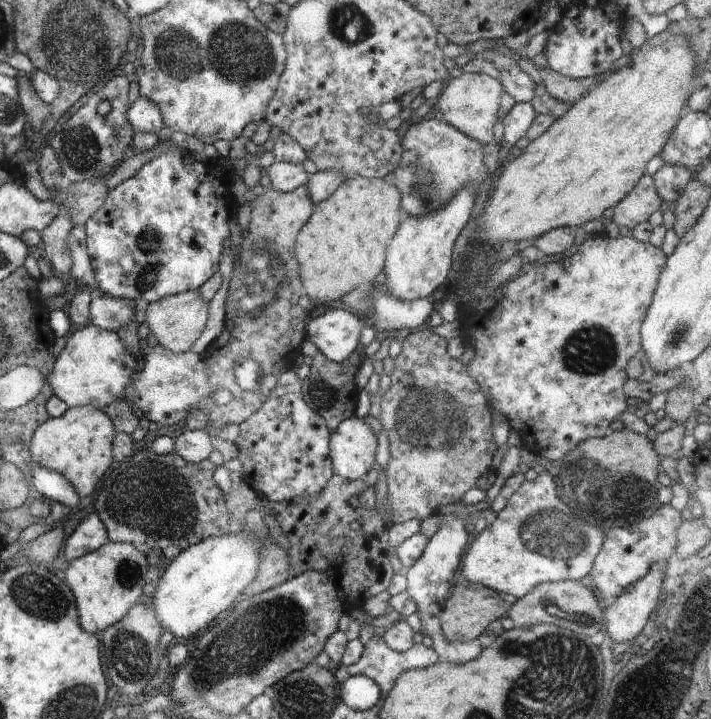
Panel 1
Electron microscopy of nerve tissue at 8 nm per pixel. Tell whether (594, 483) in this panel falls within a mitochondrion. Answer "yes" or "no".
yes

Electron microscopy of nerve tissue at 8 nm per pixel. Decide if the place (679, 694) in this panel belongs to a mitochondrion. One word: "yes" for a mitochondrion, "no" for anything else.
no

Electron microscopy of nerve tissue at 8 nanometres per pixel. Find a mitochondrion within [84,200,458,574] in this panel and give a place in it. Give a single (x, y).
(151, 497)

